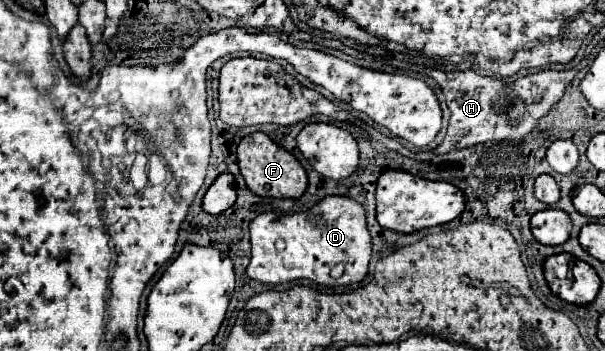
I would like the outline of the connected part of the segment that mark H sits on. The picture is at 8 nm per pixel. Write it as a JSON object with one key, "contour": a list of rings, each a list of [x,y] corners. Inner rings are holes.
{"contour":[[[579,68],[555,72],[555,70],[541,70],[531,76],[517,78],[513,84],[507,84],[497,78],[479,76],[473,70],[467,72],[435,72],[435,82],[441,86],[447,106],[451,110],[447,136],[433,152],[447,154],[451,150],[465,150],[489,140],[503,140],[503,138],[523,138],[531,134],[539,120],[563,98],[565,88],[571,84]]]}

